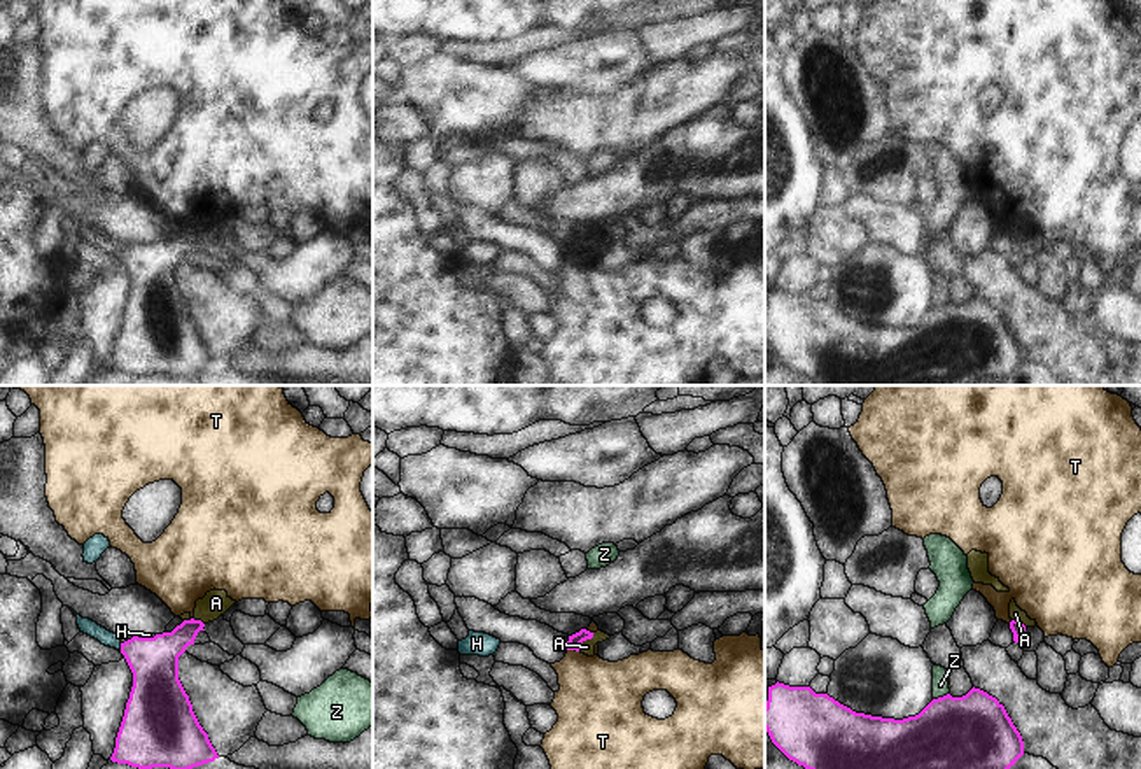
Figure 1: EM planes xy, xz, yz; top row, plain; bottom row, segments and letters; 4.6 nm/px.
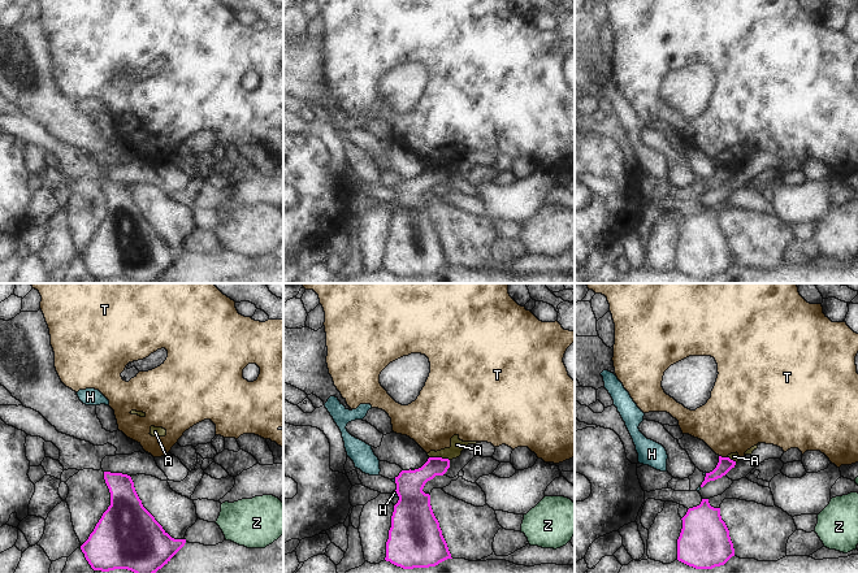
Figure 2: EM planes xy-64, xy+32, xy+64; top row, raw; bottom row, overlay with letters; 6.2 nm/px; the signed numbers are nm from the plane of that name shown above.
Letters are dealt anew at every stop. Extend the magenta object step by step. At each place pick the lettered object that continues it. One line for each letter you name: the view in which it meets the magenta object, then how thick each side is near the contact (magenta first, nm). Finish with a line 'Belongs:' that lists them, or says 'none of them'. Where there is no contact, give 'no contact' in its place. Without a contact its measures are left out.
H: xy | 220/70 nm
Belongs: H

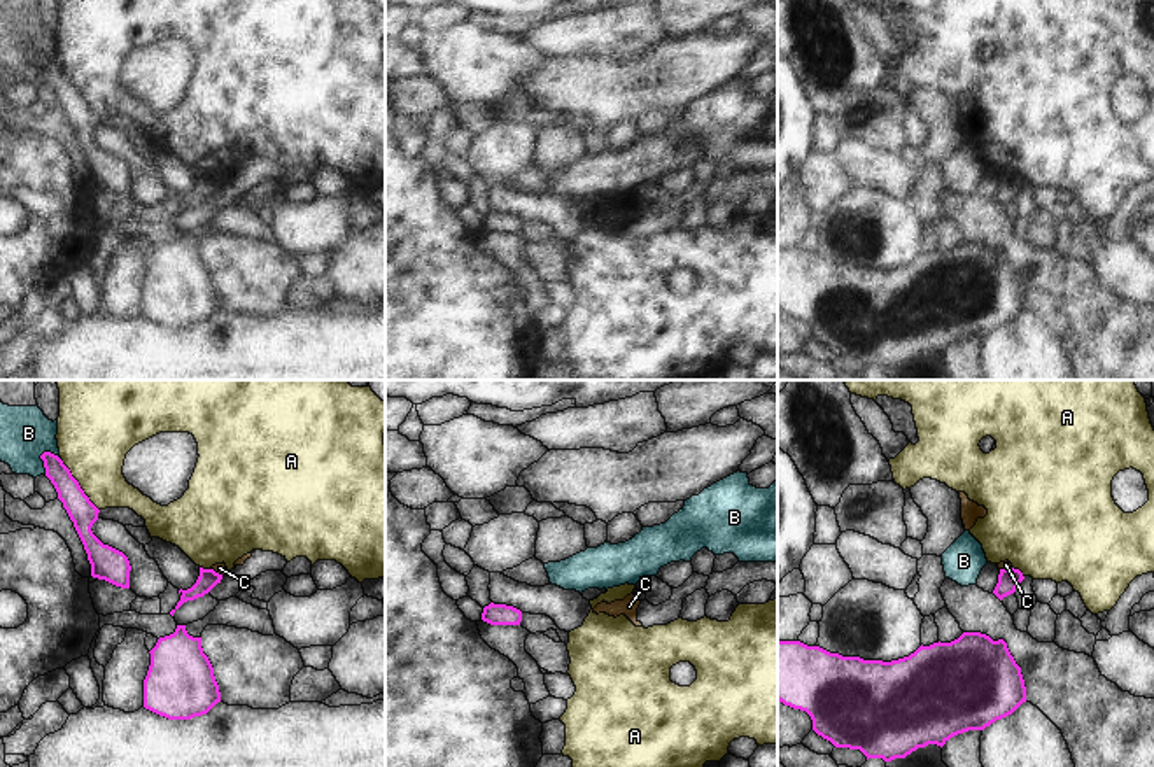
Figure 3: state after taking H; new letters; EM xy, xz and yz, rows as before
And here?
Belongs: none of them

